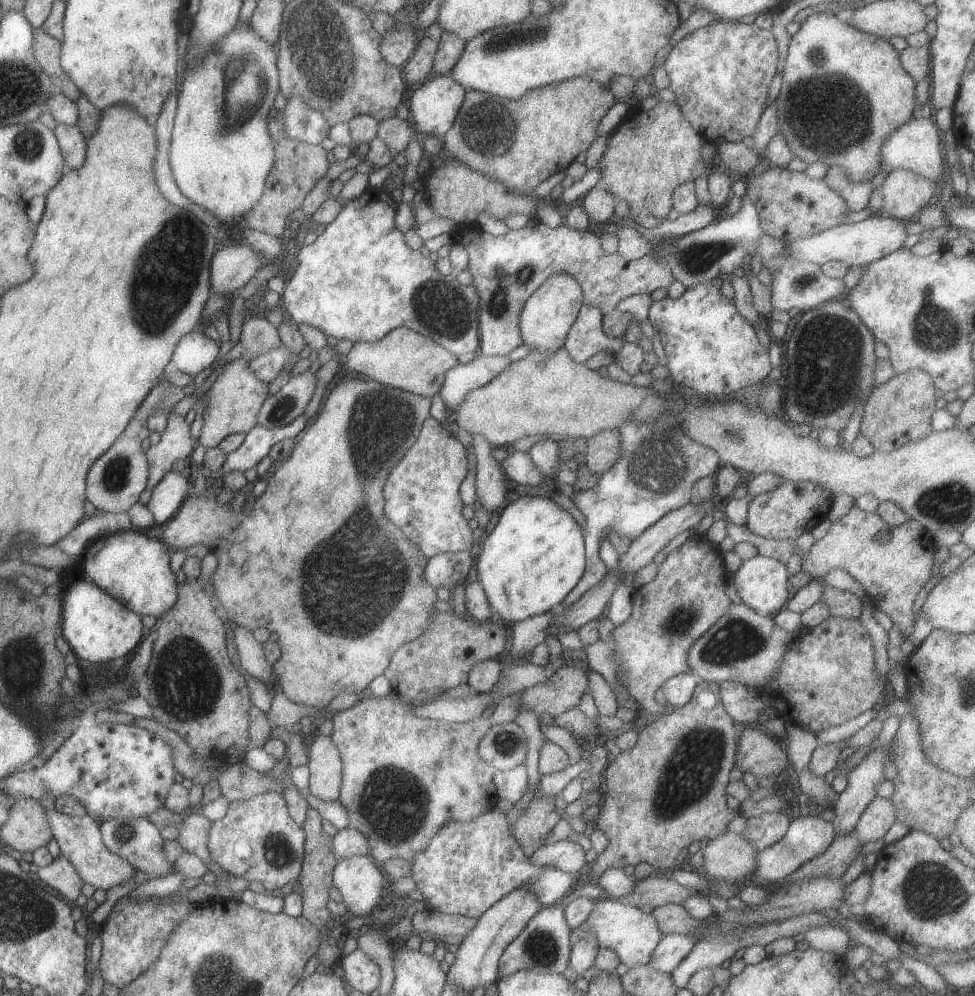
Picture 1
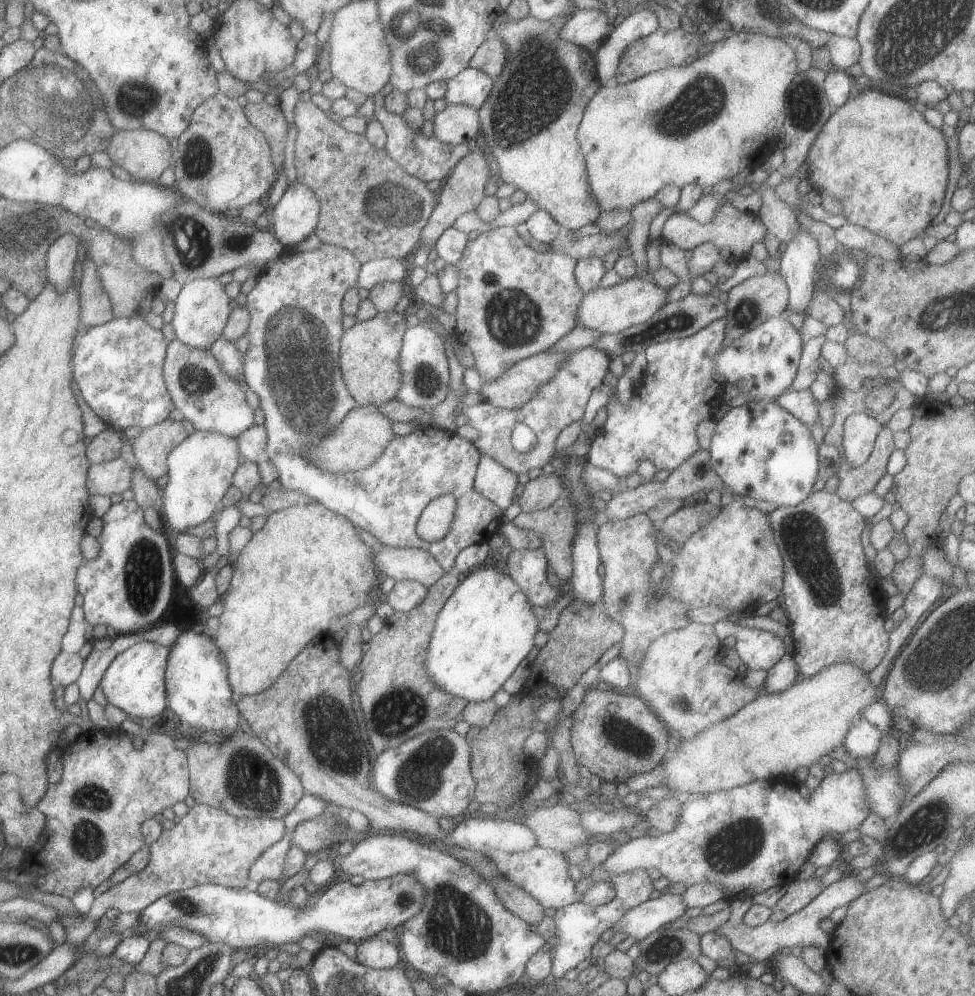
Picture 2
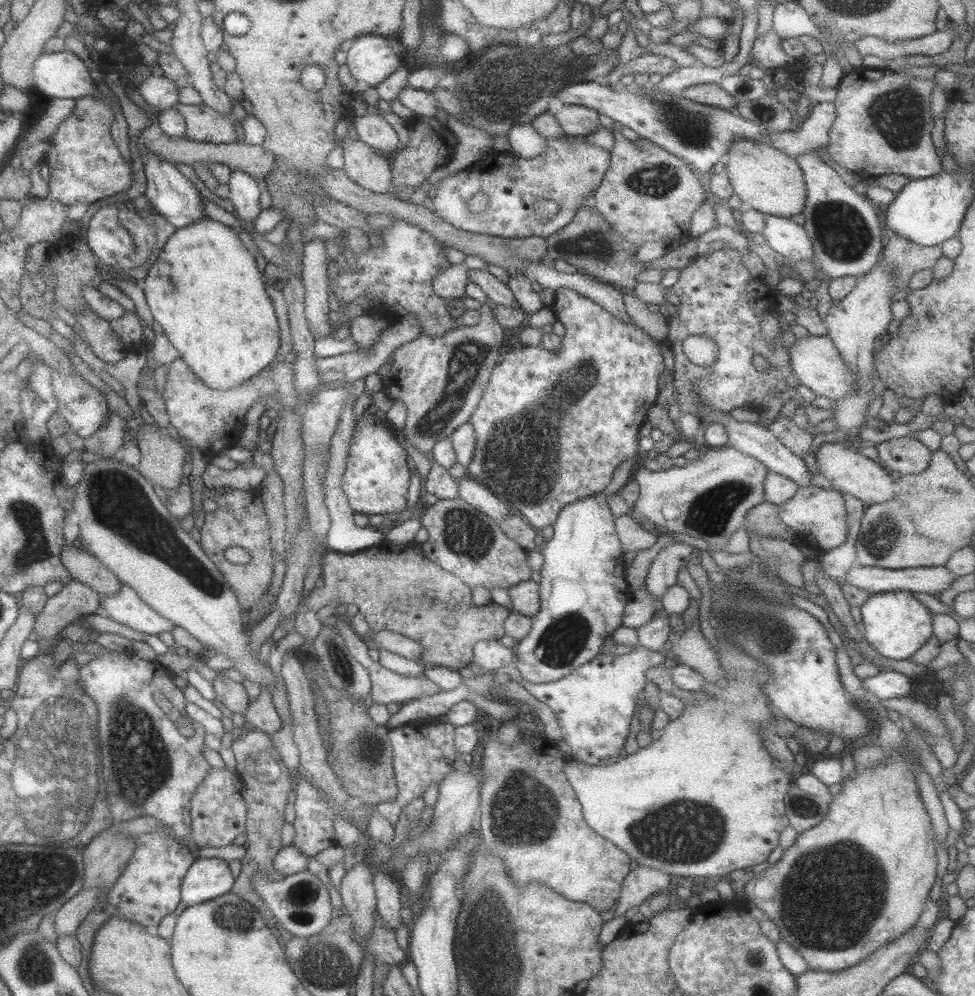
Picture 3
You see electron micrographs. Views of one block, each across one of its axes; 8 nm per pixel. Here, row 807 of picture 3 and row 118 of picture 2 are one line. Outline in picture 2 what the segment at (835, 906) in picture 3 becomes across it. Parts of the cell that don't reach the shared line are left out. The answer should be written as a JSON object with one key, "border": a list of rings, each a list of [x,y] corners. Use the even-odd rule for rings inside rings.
{"border":[[[869,86],[867,89],[856,89],[850,98],[845,101],[845,104],[841,104],[839,108],[836,108],[825,121],[825,124],[821,127],[819,134],[815,136],[813,144],[811,144],[806,160],[808,163],[806,180],[811,190],[819,195],[832,196],[834,199],[841,202],[843,208],[842,214],[847,218],[849,224],[857,224],[875,232],[879,236],[889,240],[889,242],[895,244],[895,246],[901,246],[912,238],[919,237],[923,228],[928,226],[939,212],[941,205],[943,204],[943,196],[945,189],[947,188],[947,146],[946,140],[940,129],[931,126],[923,114],[917,111],[913,107],[913,103],[901,98],[890,96],[889,94],[883,94],[879,88],[873,88]]]}

